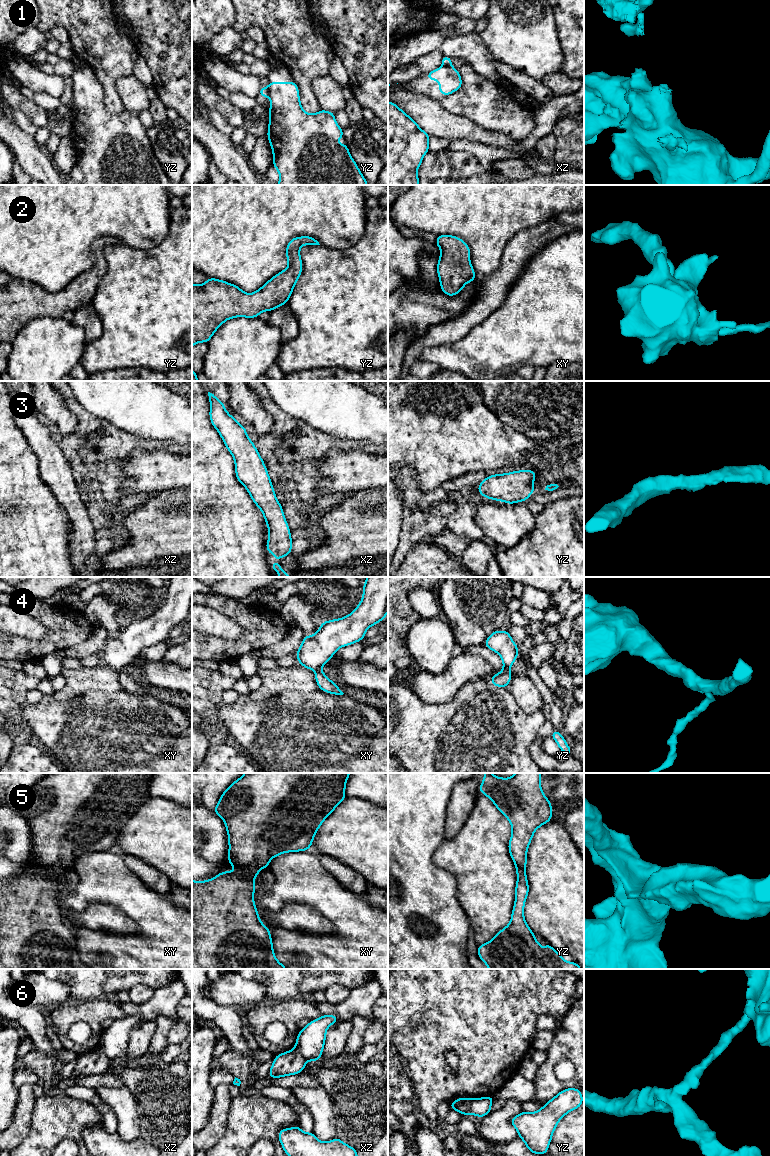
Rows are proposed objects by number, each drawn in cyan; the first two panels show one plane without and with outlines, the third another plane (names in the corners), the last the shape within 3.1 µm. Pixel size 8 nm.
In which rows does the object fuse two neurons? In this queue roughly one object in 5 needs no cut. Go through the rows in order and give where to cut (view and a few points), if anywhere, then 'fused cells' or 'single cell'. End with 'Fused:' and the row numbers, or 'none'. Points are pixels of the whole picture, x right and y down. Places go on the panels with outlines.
1: cut in yz along (267, 88), (268, 96); fused cells
2: no cut; single cell
3: no cut; single cell
4: cut in yz along (503, 669), (508, 671); fused cells
5: no cut; single cell
6: cut in yz along (473, 1099), (467, 1112); fused cells
Fused: 1, 4, 6

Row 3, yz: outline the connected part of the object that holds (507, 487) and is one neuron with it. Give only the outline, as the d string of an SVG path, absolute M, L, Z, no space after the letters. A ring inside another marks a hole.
M520 470L488 476L478 485L478 492L487 499L507 504L526 501L535 487L536 471Z

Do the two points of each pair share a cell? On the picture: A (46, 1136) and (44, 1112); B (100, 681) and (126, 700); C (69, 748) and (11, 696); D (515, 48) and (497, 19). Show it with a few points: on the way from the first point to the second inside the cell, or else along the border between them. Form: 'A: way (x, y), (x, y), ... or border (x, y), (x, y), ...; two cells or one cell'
A: way (46, 1130), (46, 1118); one cell
B: border (123, 689), (111, 693), (92, 692); two cells
C: border (25, 703), (13, 715); two cells
D: way (515, 41), (515, 37), (504, 26); one cell

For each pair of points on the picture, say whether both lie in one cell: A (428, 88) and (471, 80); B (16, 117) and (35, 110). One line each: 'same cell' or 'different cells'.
A: different cells
B: different cells

